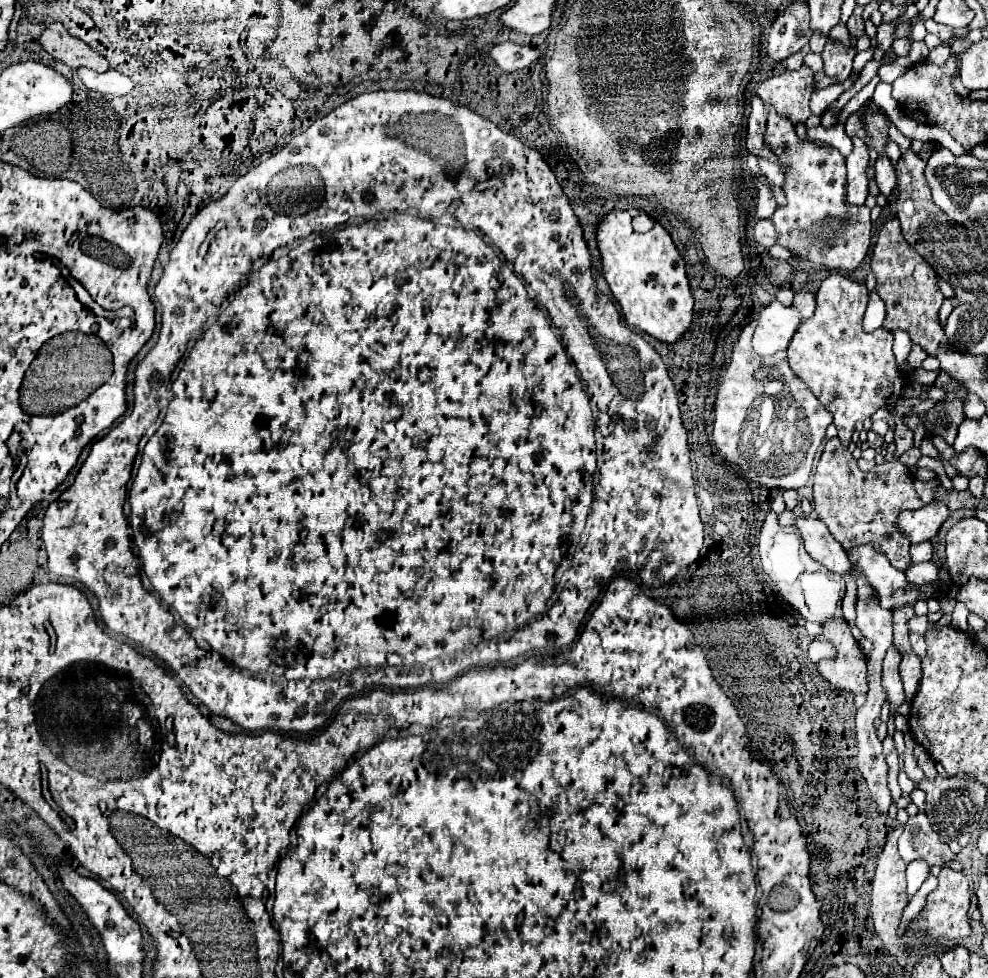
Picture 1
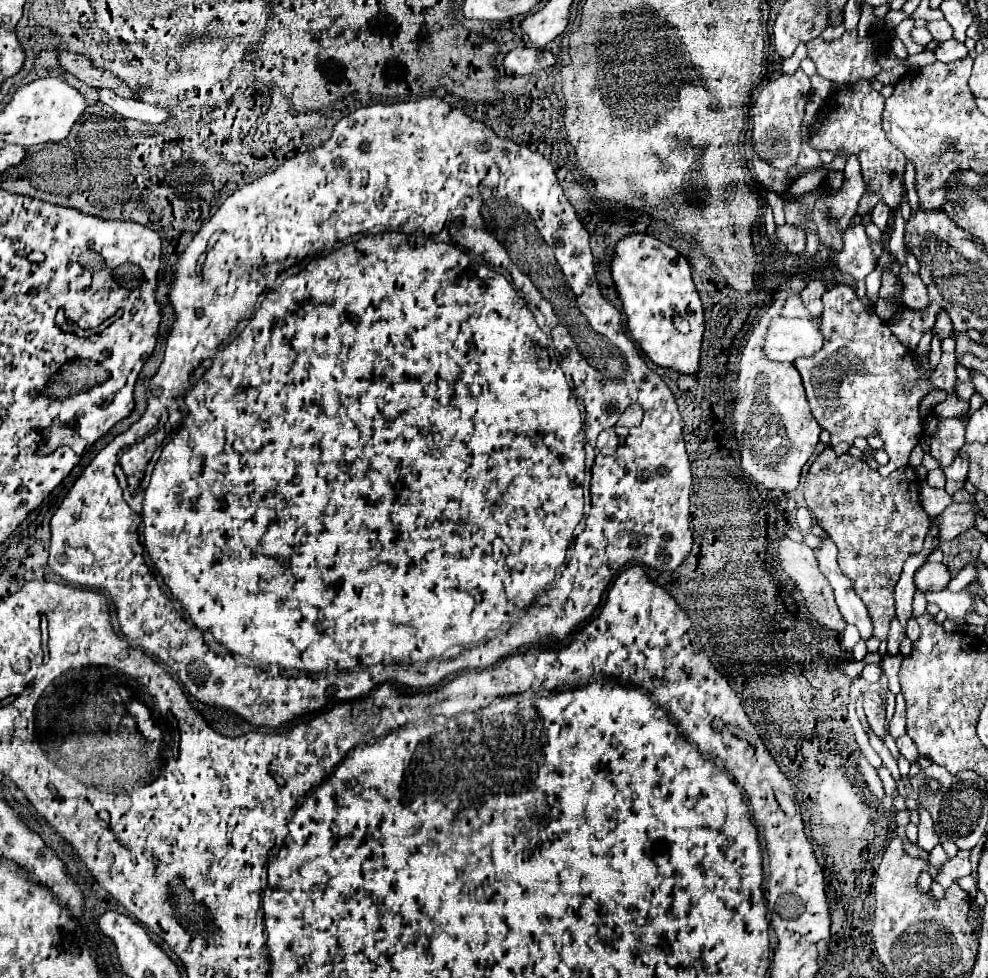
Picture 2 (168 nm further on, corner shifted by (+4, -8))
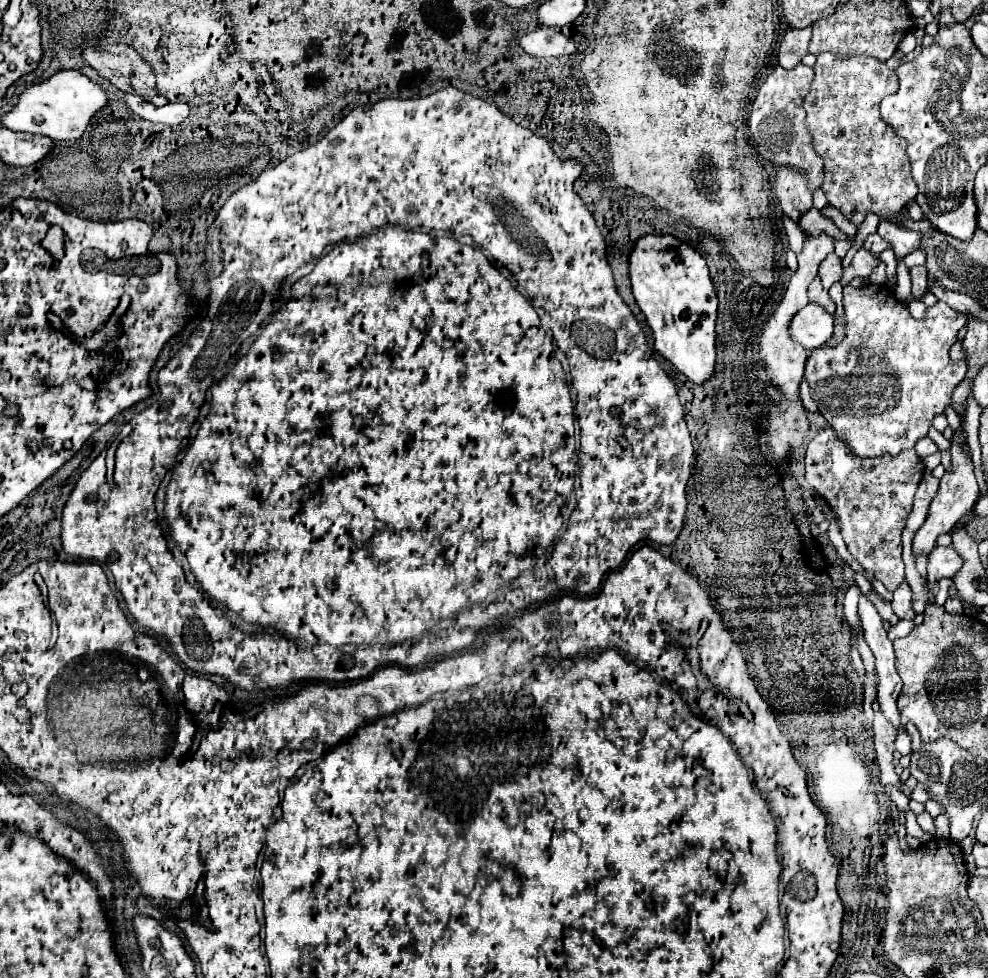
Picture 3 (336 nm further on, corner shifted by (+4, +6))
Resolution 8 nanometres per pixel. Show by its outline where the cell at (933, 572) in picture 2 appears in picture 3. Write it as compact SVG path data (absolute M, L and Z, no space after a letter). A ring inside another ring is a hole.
M935 546L933 552L929 552L929 556L927 556L927 584L929 584L929 588L933 588L933 584L941 578L953 578L961 566L963 566L963 560L953 548Z

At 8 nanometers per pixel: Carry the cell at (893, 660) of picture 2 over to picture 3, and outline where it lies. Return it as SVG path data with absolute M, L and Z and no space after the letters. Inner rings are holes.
M869 596L871 598L871 602L875 604L875 608L879 610L879 614L887 620L887 622L890 622L891 625L897 624L897 616L895 616L895 612L891 610L891 604L889 602L885 602L885 600L881 600L881 598L875 598L875 596Z

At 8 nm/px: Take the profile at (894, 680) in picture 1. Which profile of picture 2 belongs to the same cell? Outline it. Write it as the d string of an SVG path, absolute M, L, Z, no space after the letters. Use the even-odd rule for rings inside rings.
M893 618L891 628L889 628L889 638L887 638L887 650L889 650L889 654L899 654L899 644L901 644L903 638L905 638L903 626L899 624L897 618Z

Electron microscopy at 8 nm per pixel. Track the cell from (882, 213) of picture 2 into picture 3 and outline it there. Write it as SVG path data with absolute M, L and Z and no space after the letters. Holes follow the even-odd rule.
M881 218L877 232L893 246L897 260L911 254L911 252L915 252L919 248L919 234L911 232L911 230L903 230L895 222L887 222L887 220Z

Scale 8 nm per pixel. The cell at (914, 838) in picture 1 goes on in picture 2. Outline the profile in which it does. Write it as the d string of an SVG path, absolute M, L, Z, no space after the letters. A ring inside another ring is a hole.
M955 856L955 858L951 858L949 862L943 864L943 868L941 868L939 876L937 876L937 882L943 888L947 888L953 880L957 880L961 876L967 876L967 874L971 874L971 862L969 860L961 860L961 858Z

